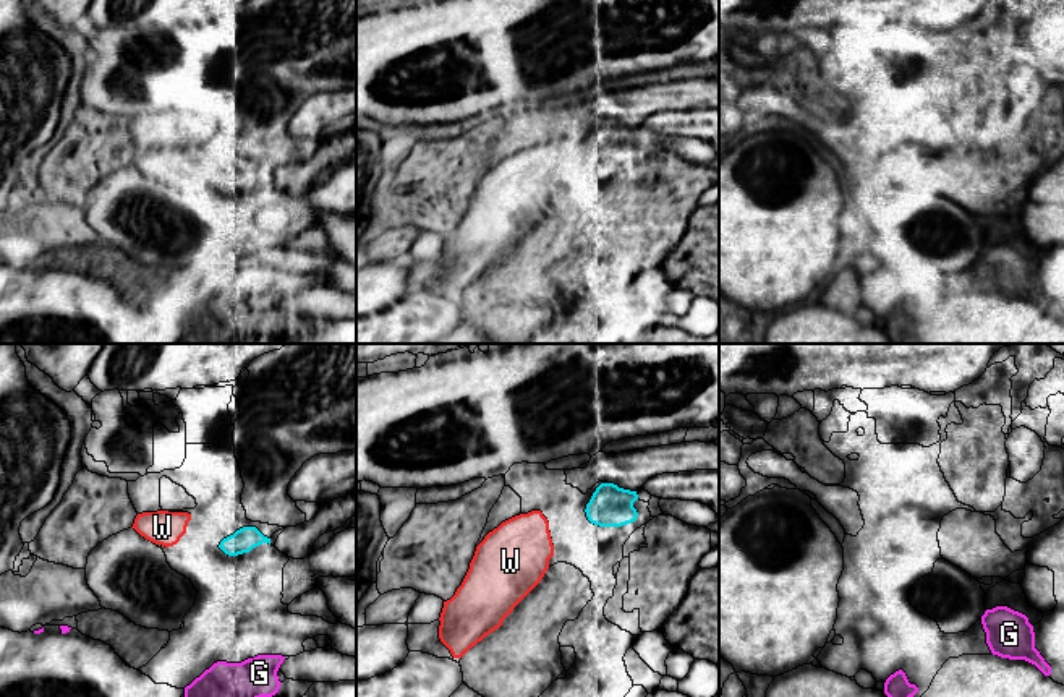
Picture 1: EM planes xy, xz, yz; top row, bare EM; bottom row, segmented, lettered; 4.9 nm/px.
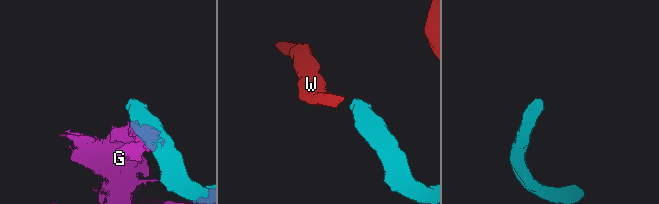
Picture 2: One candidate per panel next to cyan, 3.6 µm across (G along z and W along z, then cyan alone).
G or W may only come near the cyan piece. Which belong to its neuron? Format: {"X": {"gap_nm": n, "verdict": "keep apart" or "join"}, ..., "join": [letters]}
{"G": {"gap_nm": 500, "verdict": "keep apart"}, "W": {"gap_nm": 180, "verdict": "join"}, "join": ["W"]}

